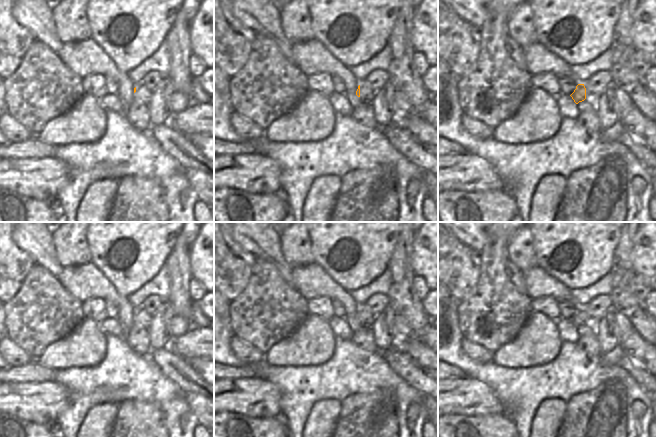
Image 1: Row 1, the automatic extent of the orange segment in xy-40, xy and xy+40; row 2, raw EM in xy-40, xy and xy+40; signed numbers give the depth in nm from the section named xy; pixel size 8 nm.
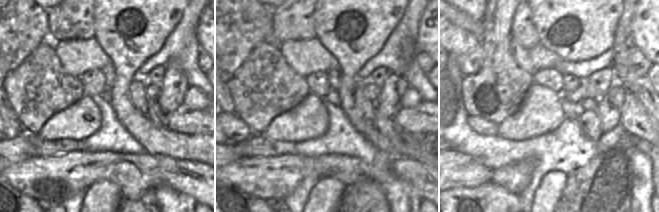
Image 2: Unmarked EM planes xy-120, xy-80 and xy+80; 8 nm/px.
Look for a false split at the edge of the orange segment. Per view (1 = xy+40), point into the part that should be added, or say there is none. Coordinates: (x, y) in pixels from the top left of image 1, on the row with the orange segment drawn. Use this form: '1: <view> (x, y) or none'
1: xy+40 (589, 97)

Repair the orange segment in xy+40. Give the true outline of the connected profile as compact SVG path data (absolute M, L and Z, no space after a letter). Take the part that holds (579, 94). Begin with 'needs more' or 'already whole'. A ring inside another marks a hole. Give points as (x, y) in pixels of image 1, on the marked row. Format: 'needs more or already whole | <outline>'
needs more | M578 84L570 96L576 104L582 101L596 102L596 96L593 96L584 84Z

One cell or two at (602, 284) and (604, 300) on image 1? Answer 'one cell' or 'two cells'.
two cells

